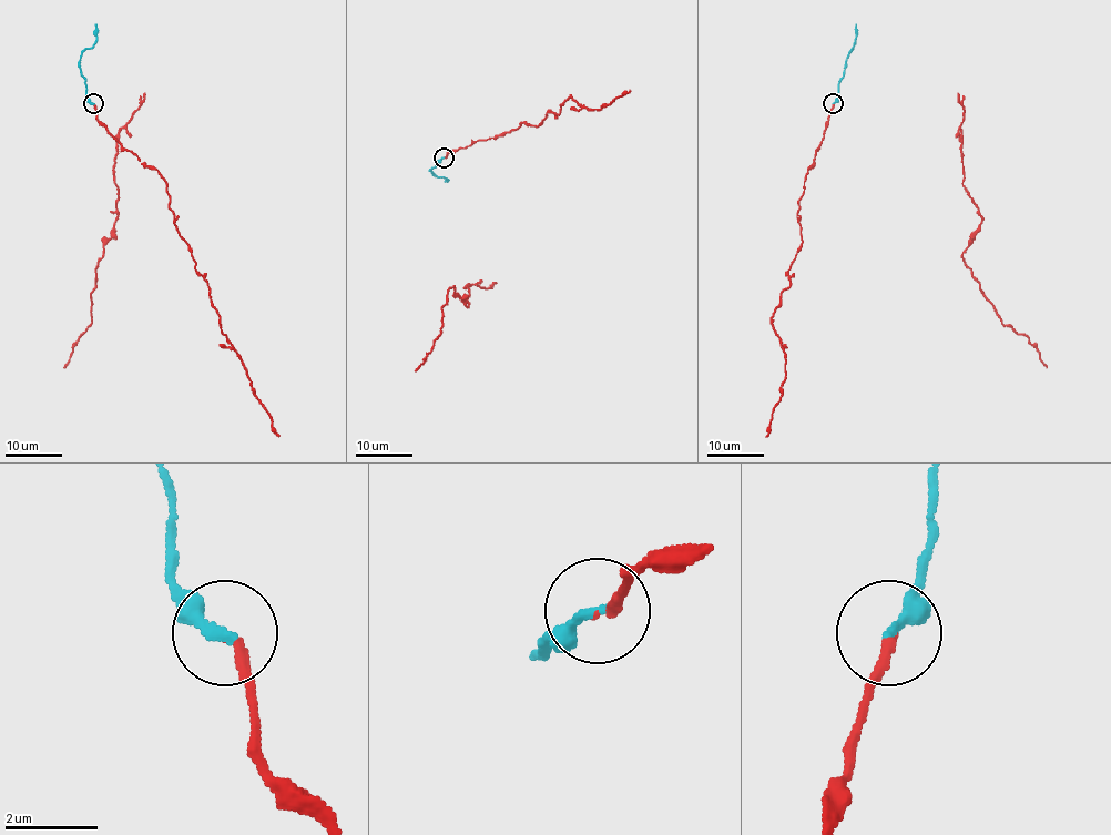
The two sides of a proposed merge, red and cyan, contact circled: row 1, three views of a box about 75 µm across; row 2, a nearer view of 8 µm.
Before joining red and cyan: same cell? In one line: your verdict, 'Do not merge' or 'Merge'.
Merge

